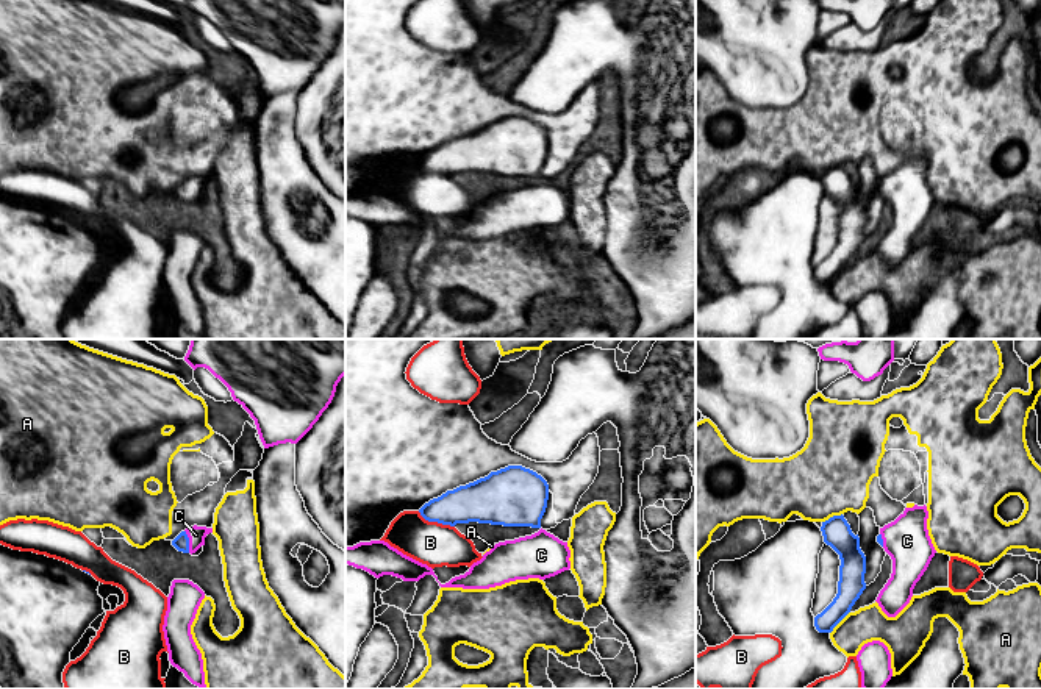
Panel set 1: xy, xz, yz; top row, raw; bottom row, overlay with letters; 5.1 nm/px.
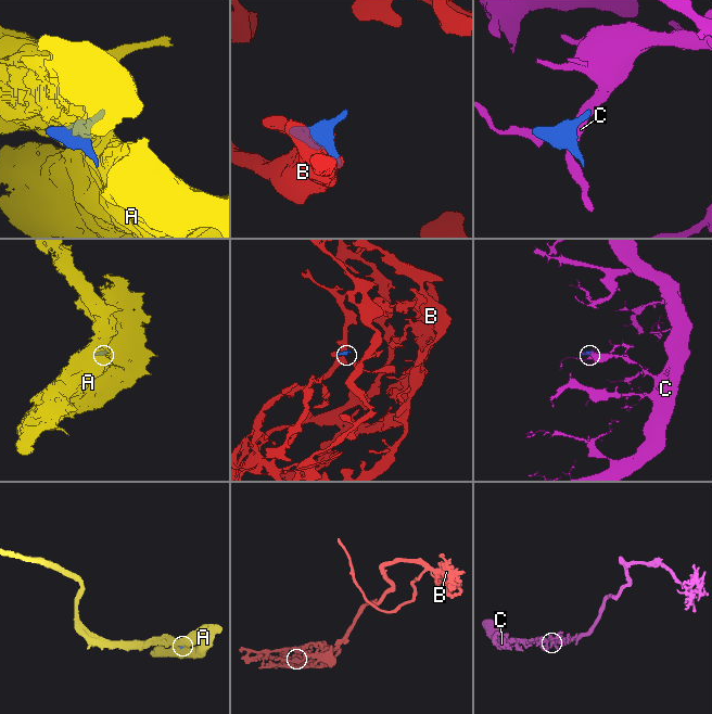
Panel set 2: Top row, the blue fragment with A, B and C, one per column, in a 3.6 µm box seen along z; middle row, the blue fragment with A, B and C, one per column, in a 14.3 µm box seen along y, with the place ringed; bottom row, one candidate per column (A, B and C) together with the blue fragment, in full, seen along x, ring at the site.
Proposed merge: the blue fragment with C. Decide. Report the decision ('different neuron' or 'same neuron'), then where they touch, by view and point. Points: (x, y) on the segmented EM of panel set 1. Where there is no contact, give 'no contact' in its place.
same neuron | xy (188, 541)

